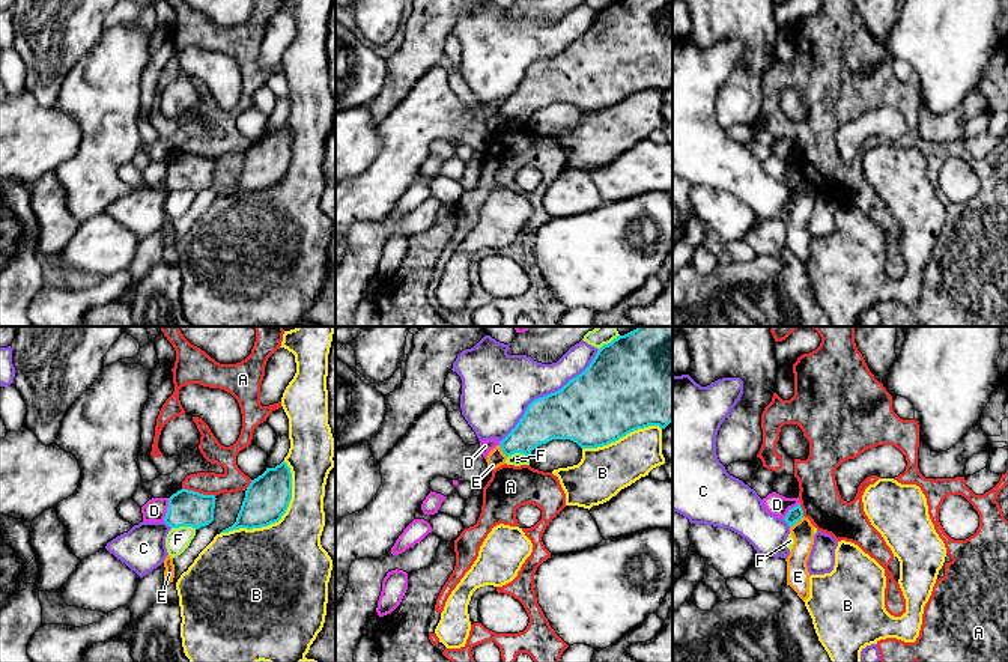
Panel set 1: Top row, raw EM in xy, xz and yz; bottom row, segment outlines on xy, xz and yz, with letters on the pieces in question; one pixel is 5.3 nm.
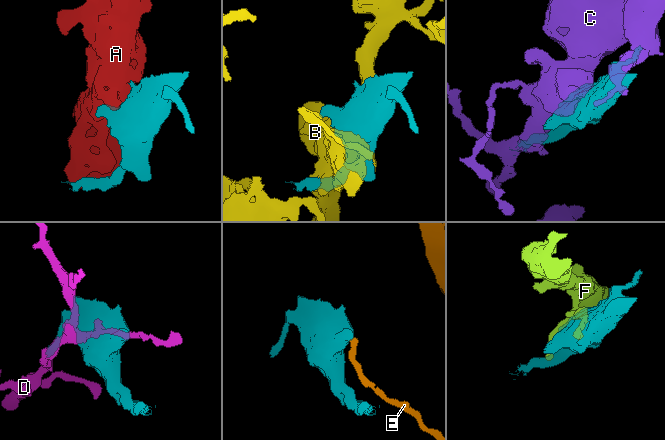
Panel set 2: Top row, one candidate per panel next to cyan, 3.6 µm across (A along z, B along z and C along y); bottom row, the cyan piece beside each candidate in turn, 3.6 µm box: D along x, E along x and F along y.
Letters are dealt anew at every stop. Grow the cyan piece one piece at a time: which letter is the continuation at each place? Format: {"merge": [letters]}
{"merge": []}

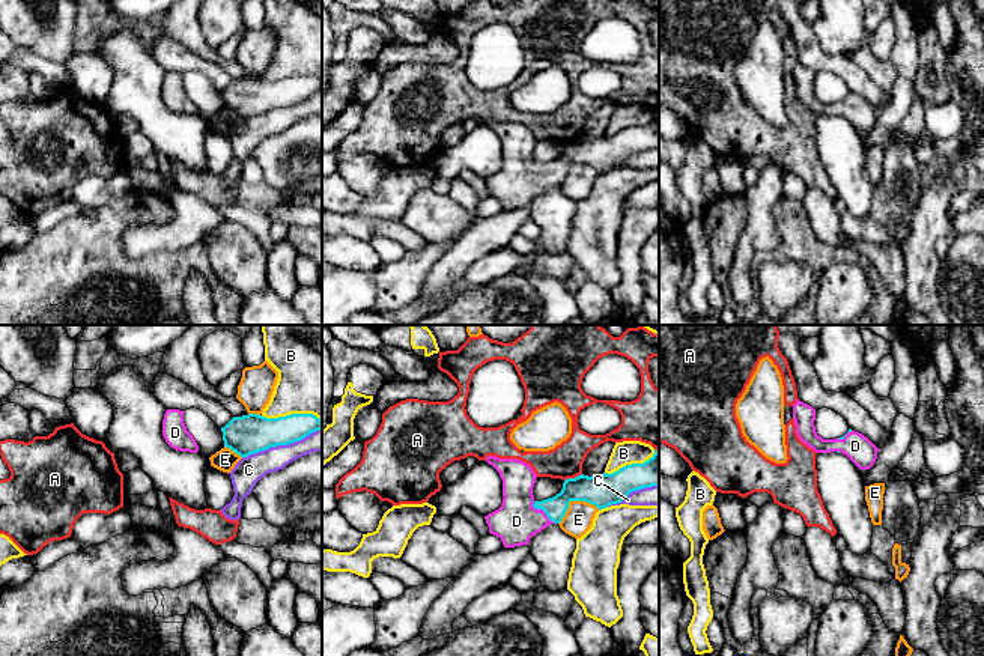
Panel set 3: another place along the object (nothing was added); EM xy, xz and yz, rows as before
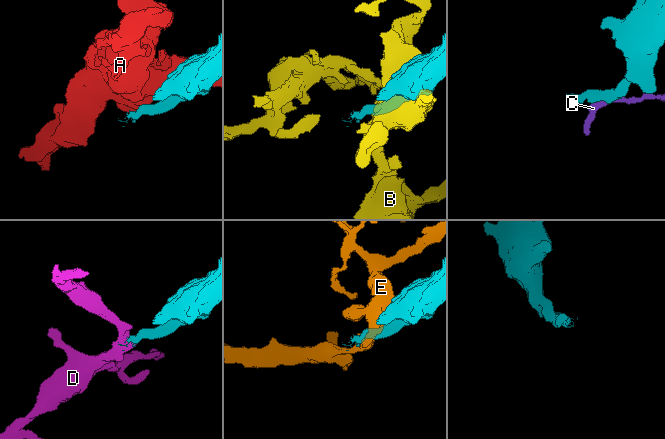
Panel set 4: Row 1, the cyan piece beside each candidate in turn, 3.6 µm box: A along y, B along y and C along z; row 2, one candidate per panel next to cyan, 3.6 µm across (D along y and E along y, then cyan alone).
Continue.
{"merge": ["D"]}

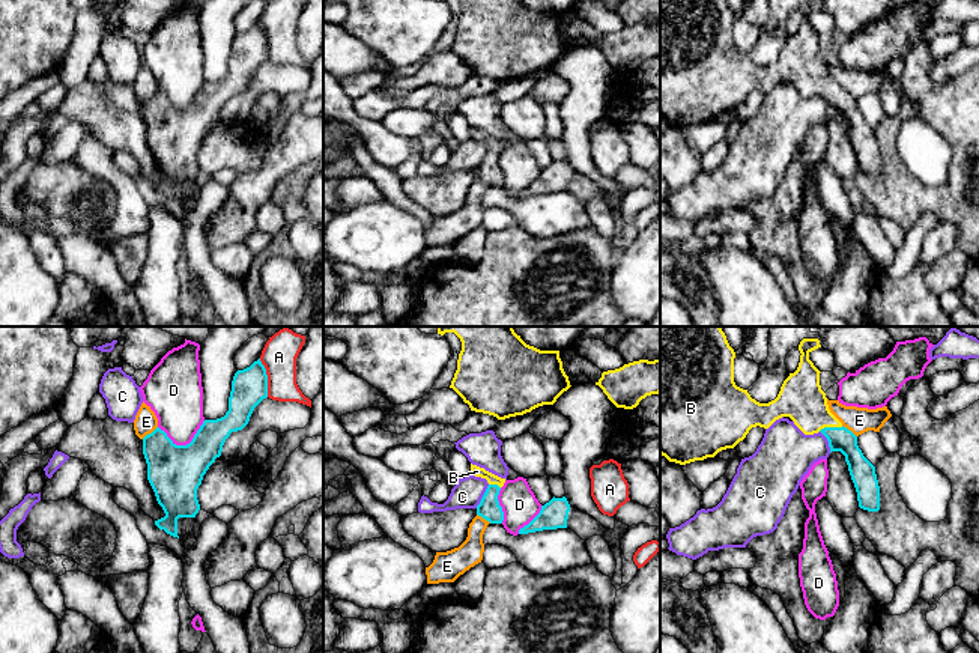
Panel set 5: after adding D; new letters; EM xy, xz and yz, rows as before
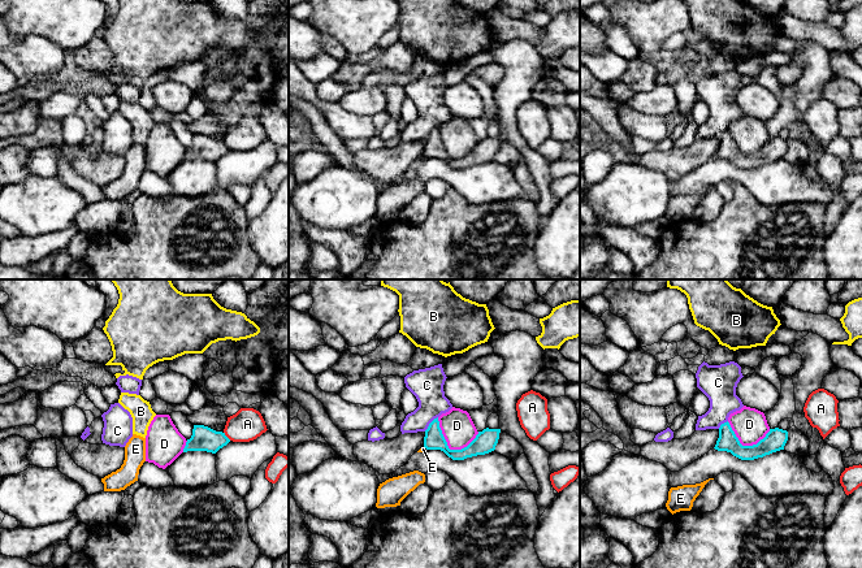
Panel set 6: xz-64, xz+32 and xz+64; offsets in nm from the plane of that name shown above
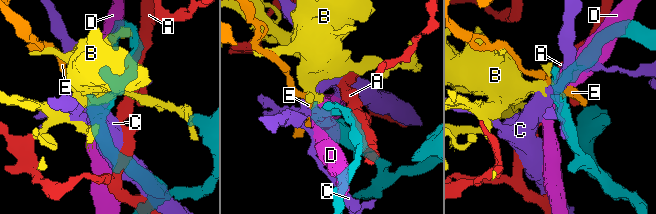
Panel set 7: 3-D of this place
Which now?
{"merge": ["B"]}

